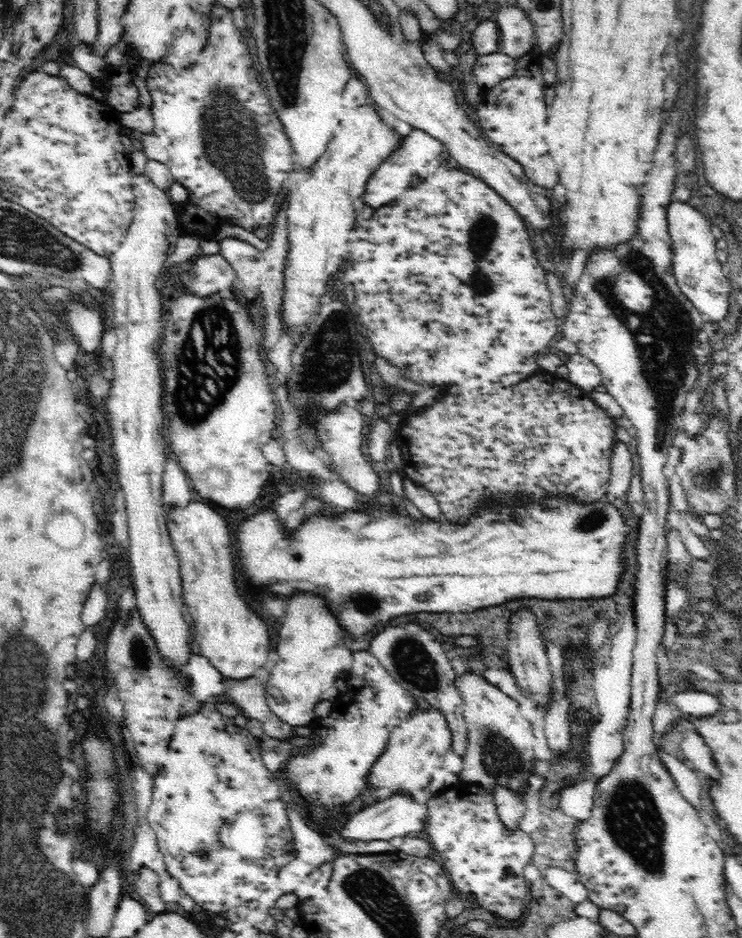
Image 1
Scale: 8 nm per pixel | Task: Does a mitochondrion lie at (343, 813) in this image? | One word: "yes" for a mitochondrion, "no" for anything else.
no

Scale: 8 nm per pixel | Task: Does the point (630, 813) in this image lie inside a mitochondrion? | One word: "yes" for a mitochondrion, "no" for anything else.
yes

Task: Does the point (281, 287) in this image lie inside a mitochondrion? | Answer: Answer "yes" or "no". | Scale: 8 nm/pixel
no

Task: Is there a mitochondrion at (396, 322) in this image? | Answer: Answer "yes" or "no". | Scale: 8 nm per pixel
no

